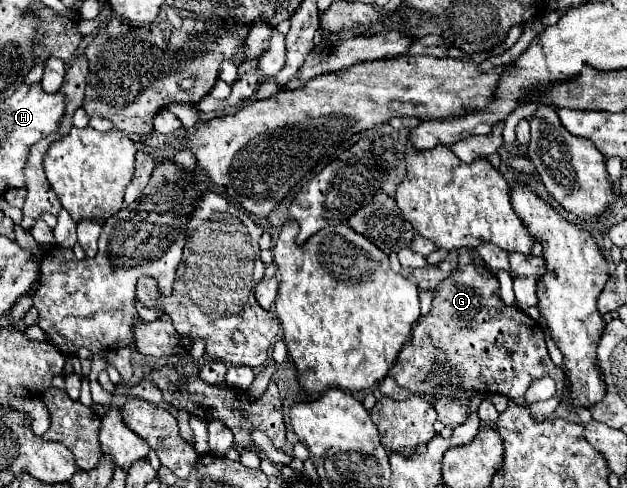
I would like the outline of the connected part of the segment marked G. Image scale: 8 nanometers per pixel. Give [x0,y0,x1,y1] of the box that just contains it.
[388,249,566,429]

